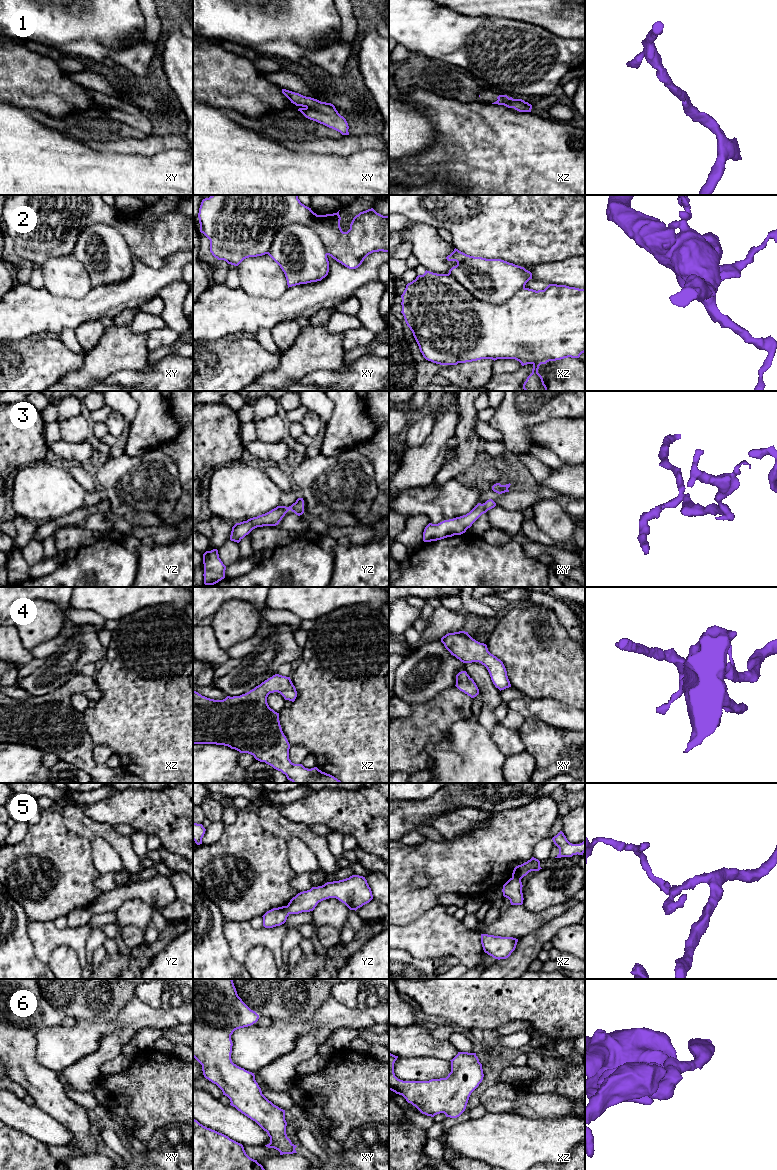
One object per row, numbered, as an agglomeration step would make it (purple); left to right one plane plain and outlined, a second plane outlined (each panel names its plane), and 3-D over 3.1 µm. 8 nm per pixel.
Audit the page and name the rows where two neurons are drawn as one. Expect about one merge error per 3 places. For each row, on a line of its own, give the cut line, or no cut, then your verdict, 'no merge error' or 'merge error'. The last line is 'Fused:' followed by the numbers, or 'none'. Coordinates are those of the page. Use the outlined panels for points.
1: no cut | no merge error
2: xy (267, 252), (279, 230), (299, 223), (319, 236), (327, 254) | merge error
3: no cut | no merge error
4: no cut | no merge error
5: xz (512, 876), (520, 879) | merge error
6: no cut | no merge error
Fused: 2, 5

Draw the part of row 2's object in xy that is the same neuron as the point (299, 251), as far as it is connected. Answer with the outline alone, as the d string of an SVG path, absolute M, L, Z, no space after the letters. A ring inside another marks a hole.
M286 225L276 233L268 255L284 272L288 288L321 281L329 272L323 241L310 226Z

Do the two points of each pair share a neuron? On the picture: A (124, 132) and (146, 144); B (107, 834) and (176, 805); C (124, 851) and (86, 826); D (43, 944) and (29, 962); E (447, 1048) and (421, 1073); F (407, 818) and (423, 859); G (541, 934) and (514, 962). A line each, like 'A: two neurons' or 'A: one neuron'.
A: two neurons
B: two neurons
C: one neuron
D: two neurons
E: two neurons
F: two neurons
G: one neuron

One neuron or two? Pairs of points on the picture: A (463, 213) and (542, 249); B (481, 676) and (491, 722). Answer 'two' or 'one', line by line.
A: one
B: one

